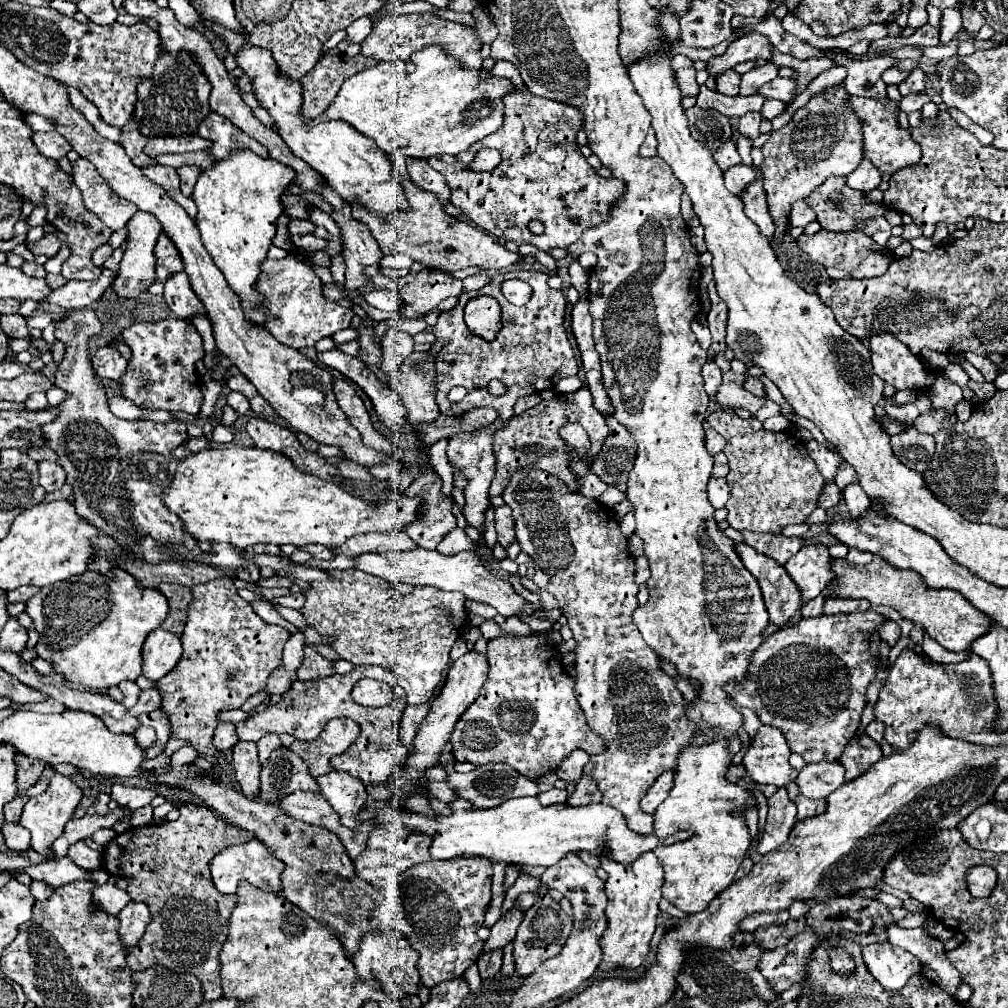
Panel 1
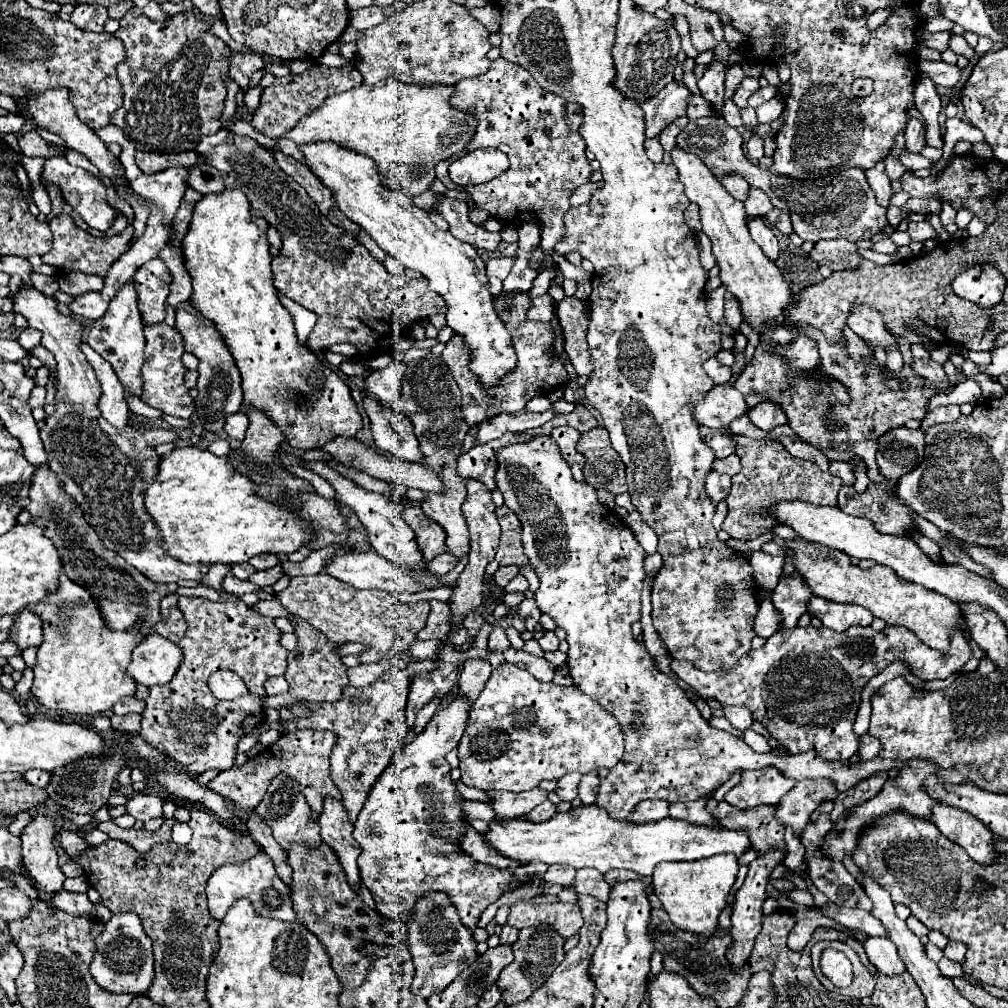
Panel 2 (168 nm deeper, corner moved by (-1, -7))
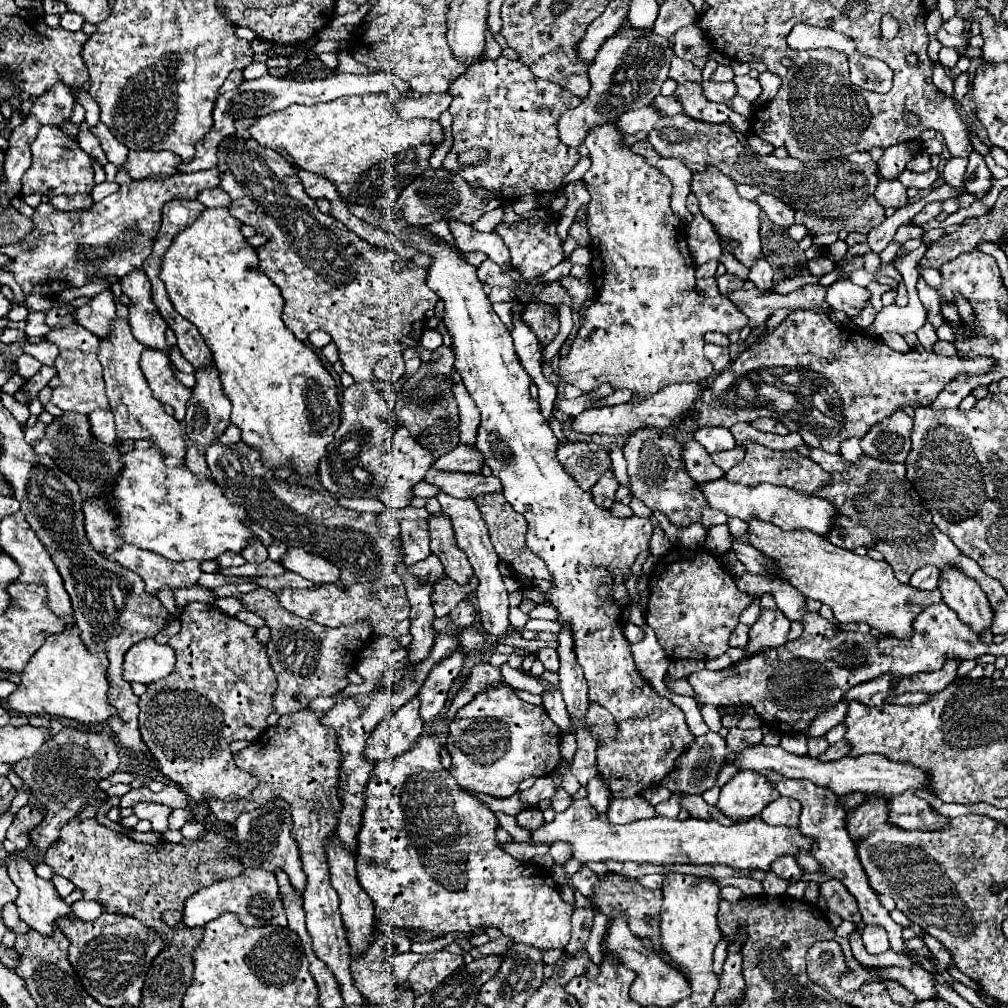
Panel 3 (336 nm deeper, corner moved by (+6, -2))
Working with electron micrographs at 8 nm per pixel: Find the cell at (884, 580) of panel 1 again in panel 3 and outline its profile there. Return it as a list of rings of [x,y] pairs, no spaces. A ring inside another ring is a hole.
[[[761,519],[749,521],[749,543],[773,559],[775,565],[769,569],[773,575],[789,581],[805,597],[817,599],[833,609],[833,615],[839,623],[865,621],[873,629],[879,629],[893,637],[913,637],[913,619],[921,609],[939,603],[941,593],[919,591],[911,585],[903,585],[895,579],[893,569],[885,561],[873,561],[871,557],[859,557],[853,551],[831,545],[821,535],[797,529],[781,531],[773,523],[763,523]]]

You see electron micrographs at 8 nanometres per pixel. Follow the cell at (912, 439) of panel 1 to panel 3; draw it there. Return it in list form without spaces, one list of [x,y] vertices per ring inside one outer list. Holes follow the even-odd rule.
[[[899,409],[897,413],[893,413],[893,417],[869,429],[869,433],[861,439],[861,449],[865,455],[875,459],[903,463],[911,449],[911,427],[911,417]]]

